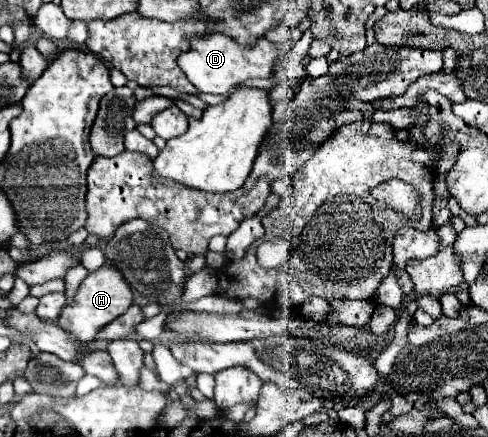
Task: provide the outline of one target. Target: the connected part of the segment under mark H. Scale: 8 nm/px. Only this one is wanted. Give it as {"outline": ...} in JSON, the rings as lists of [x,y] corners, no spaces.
{"outline":[[[104,264],[100,266],[98,270],[90,272],[80,288],[76,290],[76,296],[74,296],[74,302],[64,306],[60,318],[58,318],[58,324],[60,328],[68,330],[70,338],[80,346],[80,348],[86,348],[90,342],[96,340],[96,332],[112,322],[114,318],[118,318],[120,314],[124,314],[128,308],[132,306],[132,290],[128,286],[128,282],[124,280],[124,276],[120,274],[120,270],[114,266],[114,264]]]}

